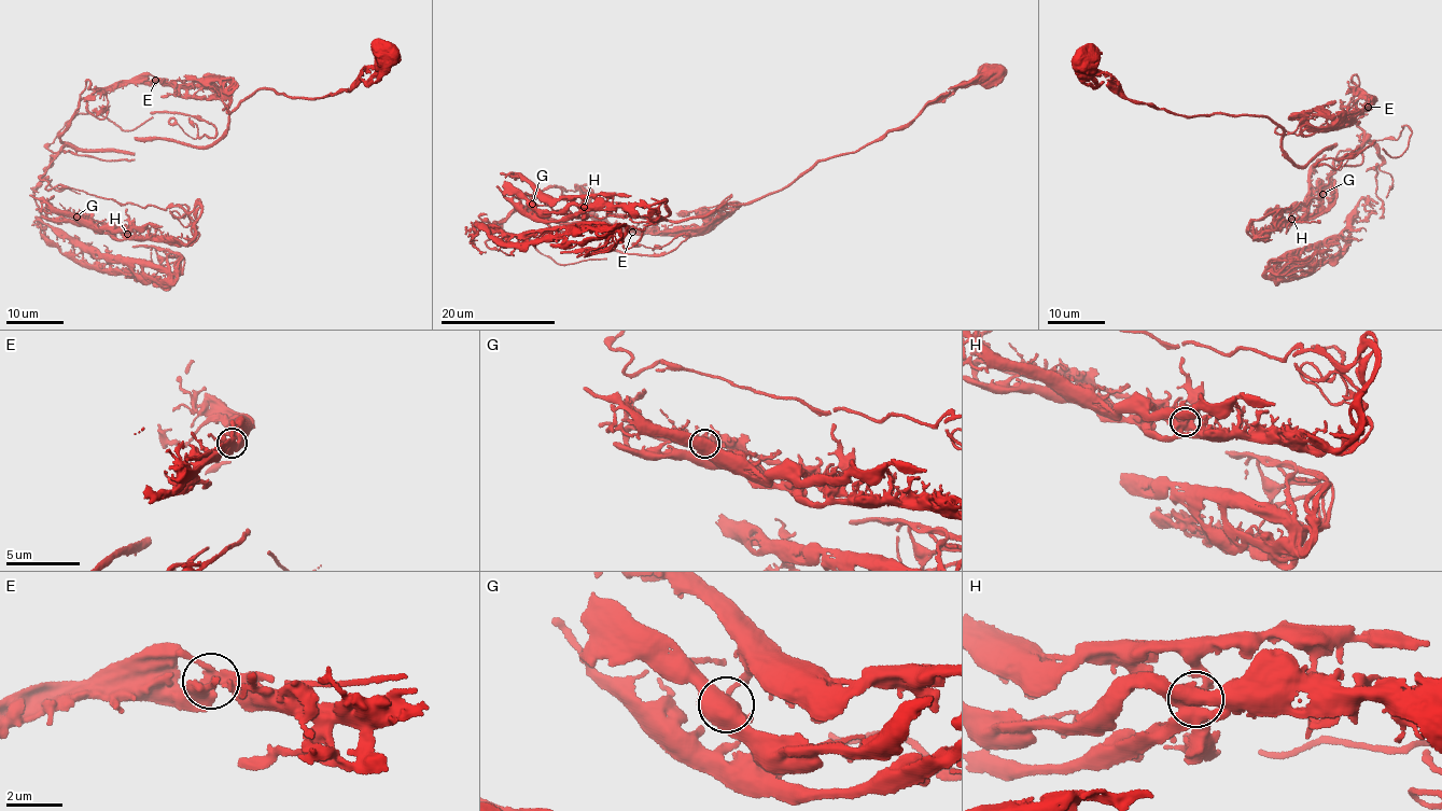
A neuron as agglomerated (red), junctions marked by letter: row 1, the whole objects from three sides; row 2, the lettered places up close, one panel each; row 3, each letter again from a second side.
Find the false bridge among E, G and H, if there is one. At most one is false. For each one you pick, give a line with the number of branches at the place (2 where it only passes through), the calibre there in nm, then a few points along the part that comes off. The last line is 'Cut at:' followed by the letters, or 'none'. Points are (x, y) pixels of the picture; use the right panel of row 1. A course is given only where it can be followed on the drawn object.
Cut at: none

